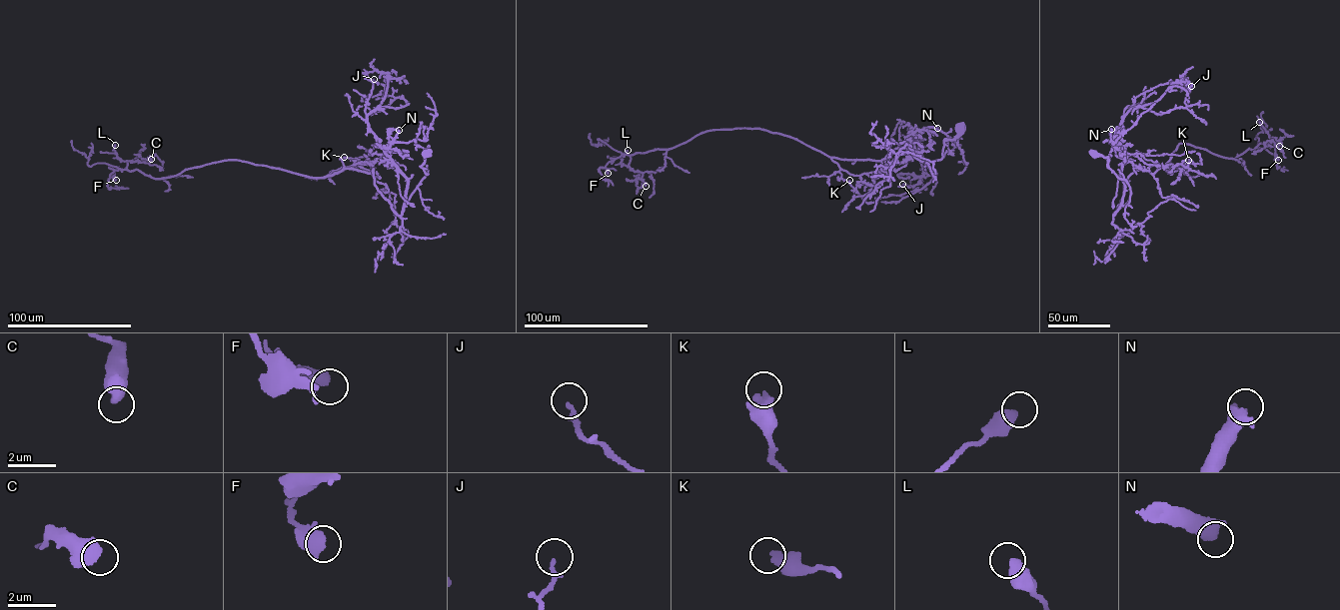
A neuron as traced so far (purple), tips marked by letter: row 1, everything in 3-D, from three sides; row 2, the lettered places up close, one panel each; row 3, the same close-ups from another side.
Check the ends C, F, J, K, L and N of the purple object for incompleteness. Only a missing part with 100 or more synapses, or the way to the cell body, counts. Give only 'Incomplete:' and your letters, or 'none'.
Incomplete: N

